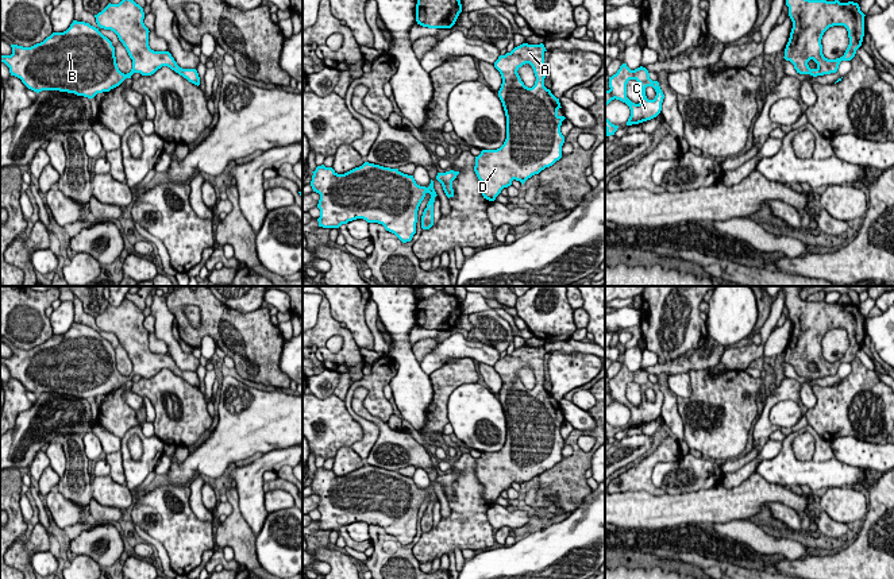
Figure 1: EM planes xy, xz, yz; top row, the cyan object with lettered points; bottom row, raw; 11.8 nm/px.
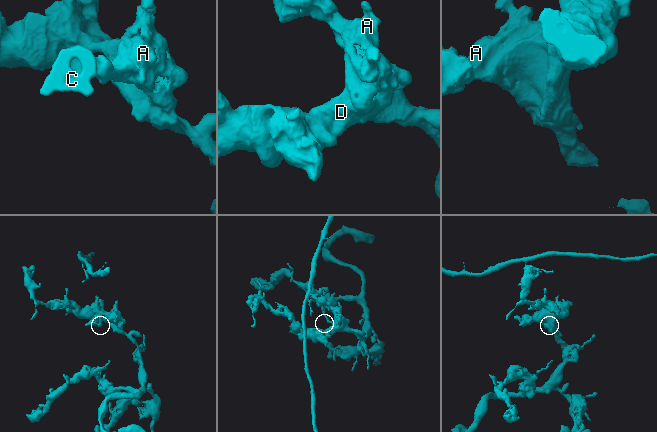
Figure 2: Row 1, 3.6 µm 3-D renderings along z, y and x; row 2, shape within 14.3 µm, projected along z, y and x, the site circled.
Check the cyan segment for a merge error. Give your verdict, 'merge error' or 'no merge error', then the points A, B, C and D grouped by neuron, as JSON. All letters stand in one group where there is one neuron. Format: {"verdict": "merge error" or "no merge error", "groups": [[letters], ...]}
{"verdict": "no merge error", "groups": [["A", "B", "C", "D"]]}

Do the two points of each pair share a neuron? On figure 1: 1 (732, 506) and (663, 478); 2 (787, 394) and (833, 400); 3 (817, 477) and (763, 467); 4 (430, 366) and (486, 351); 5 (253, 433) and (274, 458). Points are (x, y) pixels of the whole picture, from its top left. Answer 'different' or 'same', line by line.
1: different
2: different
3: same
4: same
5: different

